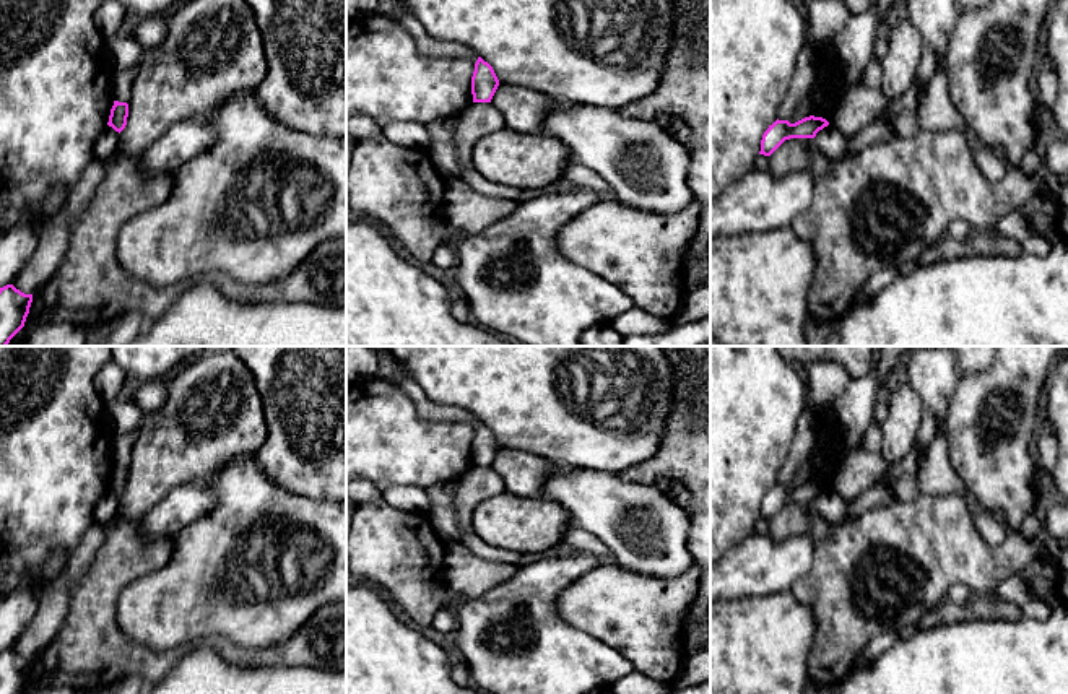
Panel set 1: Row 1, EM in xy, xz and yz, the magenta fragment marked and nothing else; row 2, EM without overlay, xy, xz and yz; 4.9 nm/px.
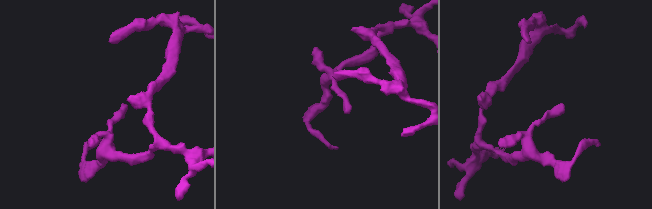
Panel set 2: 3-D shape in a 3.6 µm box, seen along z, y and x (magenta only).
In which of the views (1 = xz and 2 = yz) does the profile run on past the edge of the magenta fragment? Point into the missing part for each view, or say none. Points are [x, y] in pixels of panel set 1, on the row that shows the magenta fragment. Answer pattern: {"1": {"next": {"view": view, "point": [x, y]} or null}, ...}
{"1": {"next": null}, "2": {"next": null}}

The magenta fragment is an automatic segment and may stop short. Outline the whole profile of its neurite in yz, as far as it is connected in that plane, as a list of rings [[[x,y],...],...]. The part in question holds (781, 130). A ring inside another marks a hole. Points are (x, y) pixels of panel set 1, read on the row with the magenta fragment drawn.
[[[814,115],[805,117],[795,124],[777,119],[762,135],[759,154],[771,156],[790,138],[814,138],[816,133],[827,125],[829,122],[826,119]]]

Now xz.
[[[478,57],[471,76],[473,102],[491,102],[497,86],[499,80],[493,67],[488,62],[484,62],[481,57]]]

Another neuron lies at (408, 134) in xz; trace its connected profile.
[[[395,120],[382,127],[382,135],[392,143],[405,148],[431,148],[431,135],[426,124],[415,120]]]

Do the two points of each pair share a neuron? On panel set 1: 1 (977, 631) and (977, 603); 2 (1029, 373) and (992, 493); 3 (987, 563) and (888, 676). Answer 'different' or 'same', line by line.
1: different
2: same
3: different

